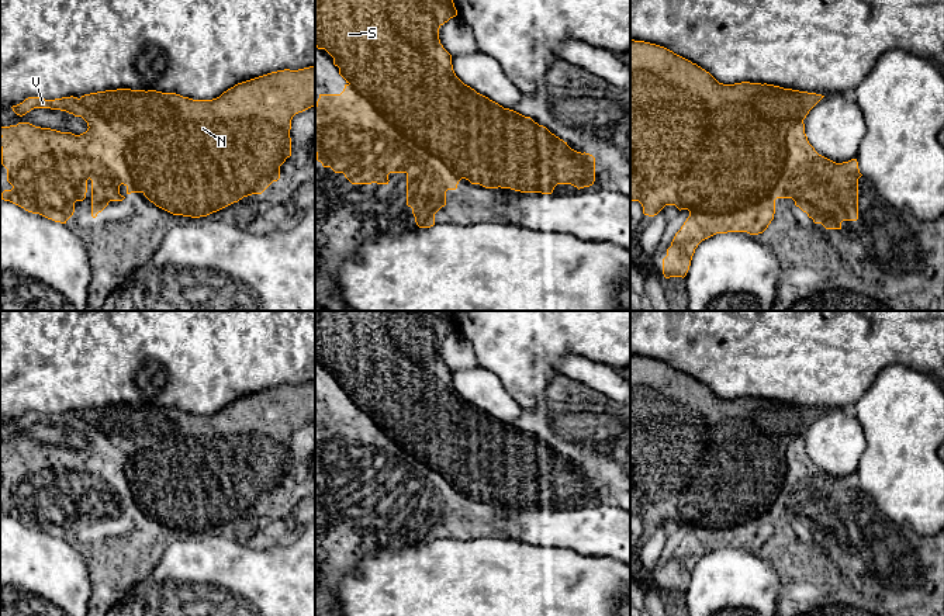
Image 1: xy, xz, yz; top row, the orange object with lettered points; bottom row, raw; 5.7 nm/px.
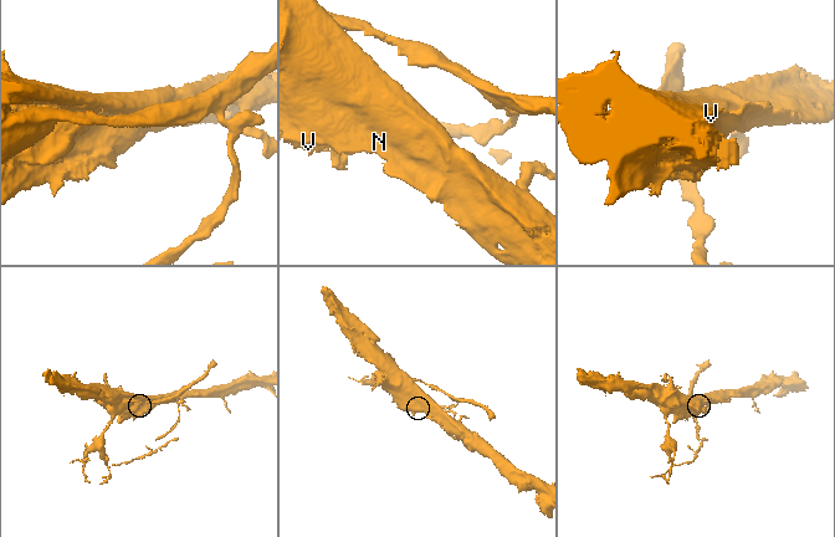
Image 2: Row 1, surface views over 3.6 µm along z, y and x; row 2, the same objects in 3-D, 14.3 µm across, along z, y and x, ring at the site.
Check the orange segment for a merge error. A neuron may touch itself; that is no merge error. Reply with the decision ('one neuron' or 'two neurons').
two neurons

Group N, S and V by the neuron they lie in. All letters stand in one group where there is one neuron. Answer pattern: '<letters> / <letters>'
N S / V

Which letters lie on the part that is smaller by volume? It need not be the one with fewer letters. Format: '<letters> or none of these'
V

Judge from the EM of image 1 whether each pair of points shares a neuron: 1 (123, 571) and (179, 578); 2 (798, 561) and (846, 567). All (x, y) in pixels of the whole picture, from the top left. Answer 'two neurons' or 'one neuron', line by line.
1: two neurons
2: one neuron

